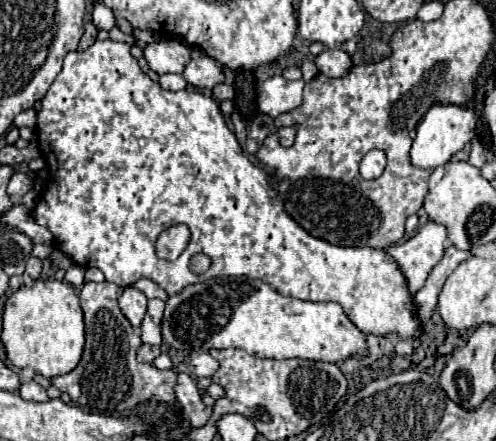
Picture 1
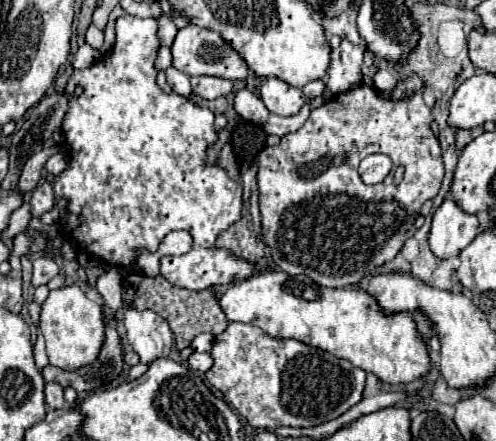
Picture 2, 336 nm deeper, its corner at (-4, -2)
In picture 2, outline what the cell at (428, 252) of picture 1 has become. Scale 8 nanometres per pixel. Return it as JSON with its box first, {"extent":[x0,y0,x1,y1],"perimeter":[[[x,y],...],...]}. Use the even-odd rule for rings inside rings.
{"extent":[430,197,480,259],"perimeter":[[[448,197],[434,211],[430,229],[430,249],[438,259],[456,257],[474,237],[480,233],[480,223],[476,215],[464,213],[458,203]]]}

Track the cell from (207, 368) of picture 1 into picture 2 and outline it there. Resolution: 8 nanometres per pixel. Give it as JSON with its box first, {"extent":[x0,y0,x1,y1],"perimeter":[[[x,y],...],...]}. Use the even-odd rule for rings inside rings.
{"extent":[188,353,212,373],"perimeter":[[[192,353],[190,357],[188,357],[188,365],[190,365],[190,369],[194,369],[194,371],[200,371],[200,373],[206,373],[210,367],[212,367],[212,357],[210,357],[210,353]]]}

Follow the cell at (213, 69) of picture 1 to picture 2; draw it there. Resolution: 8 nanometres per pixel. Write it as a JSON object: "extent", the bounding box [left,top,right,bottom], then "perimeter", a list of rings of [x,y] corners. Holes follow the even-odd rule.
{"extent":[192,77,232,99],"perimeter":[[[192,77],[192,93],[202,99],[226,97],[232,91],[232,81],[220,77]]]}

